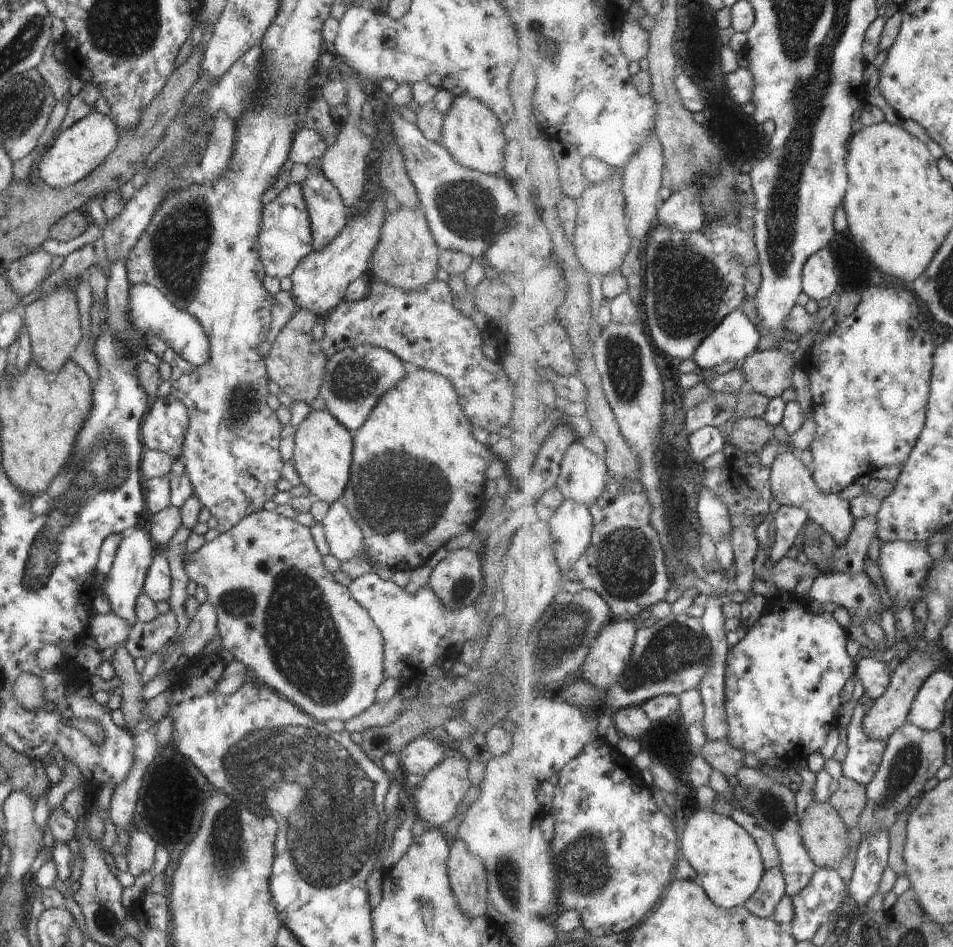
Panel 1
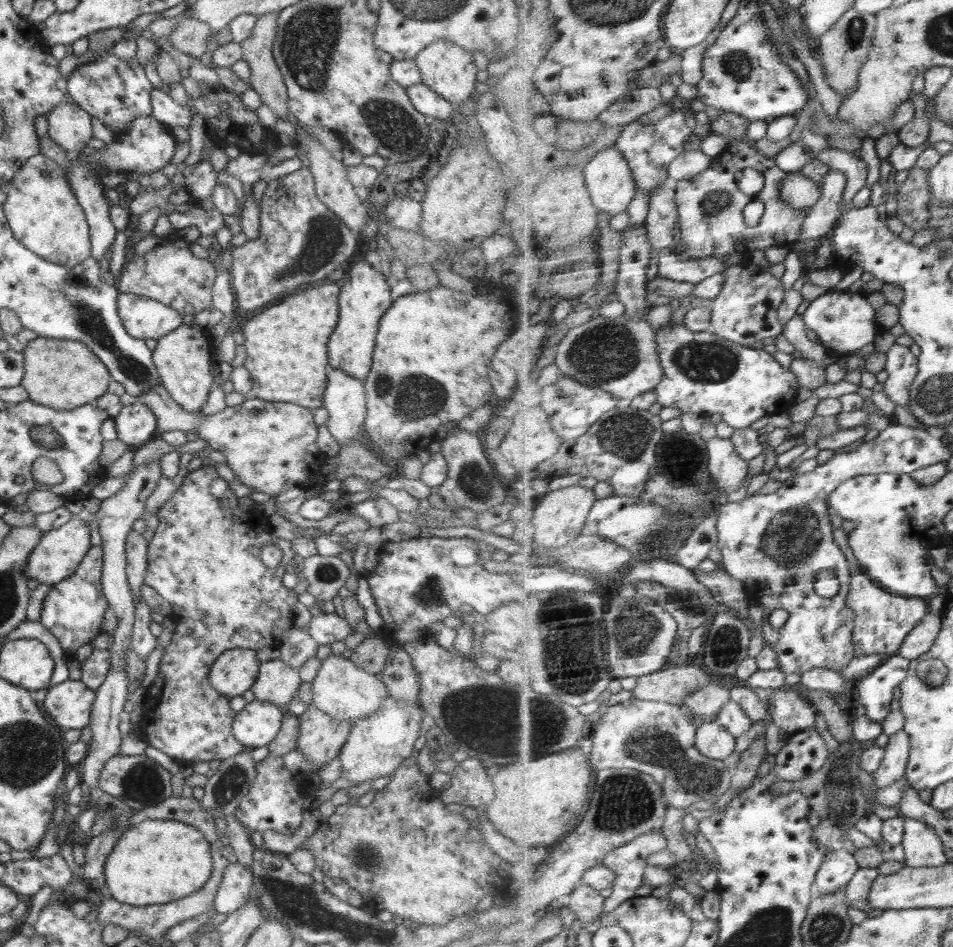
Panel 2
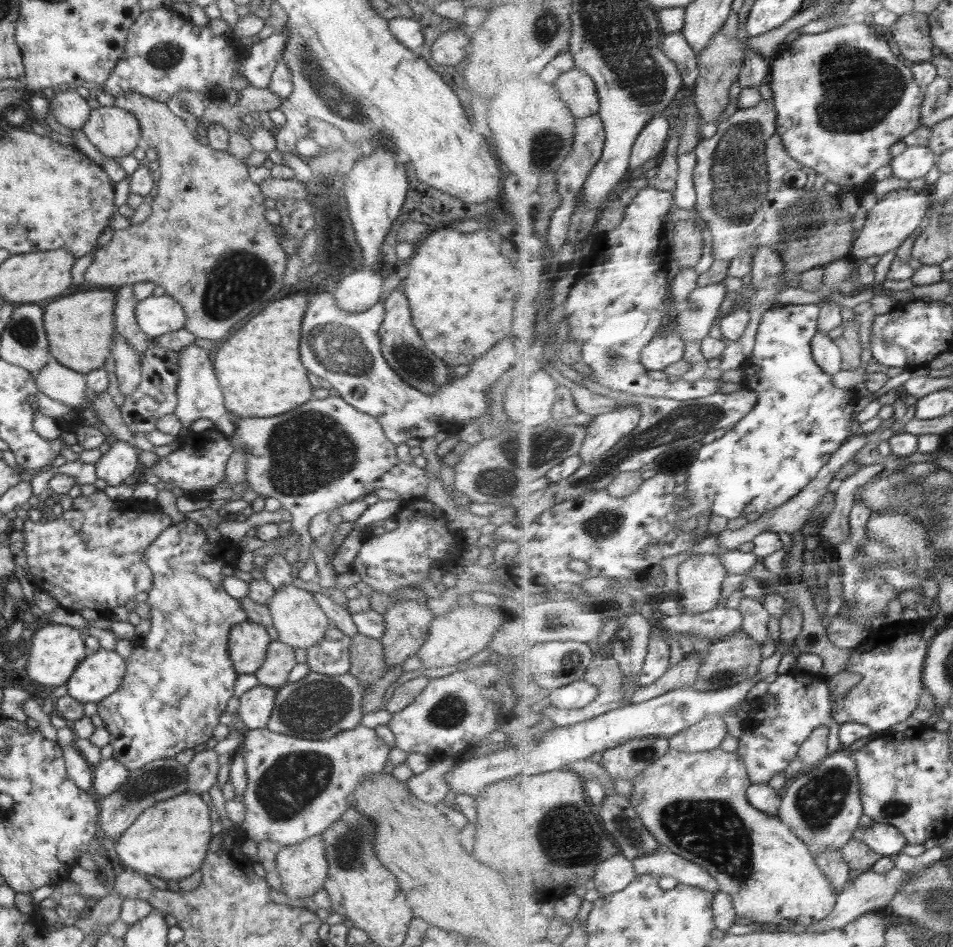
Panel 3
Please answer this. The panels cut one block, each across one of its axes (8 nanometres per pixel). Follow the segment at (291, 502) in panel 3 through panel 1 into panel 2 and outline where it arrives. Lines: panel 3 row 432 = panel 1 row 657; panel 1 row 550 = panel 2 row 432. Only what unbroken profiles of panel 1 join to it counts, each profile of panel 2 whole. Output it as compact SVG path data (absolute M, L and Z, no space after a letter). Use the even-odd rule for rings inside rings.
M162 382L154 385L150 391L138 397L138 402L151 409L156 416L158 434L163 430L177 429L184 433L196 432L198 437L208 444L207 446L220 451L226 457L226 465L234 471L234 475L242 484L264 494L270 494L271 497L279 493L292 490L292 488L301 488L306 491L308 487L322 485L326 482L321 476L321 466L326 463L327 456L318 449L318 424L314 422L314 416L311 409L302 407L293 403L274 403L264 401L255 397L238 404L238 406L227 406L222 412L214 416L204 416L201 412L190 414L182 410L180 406L169 396L166 388L162 387Z

